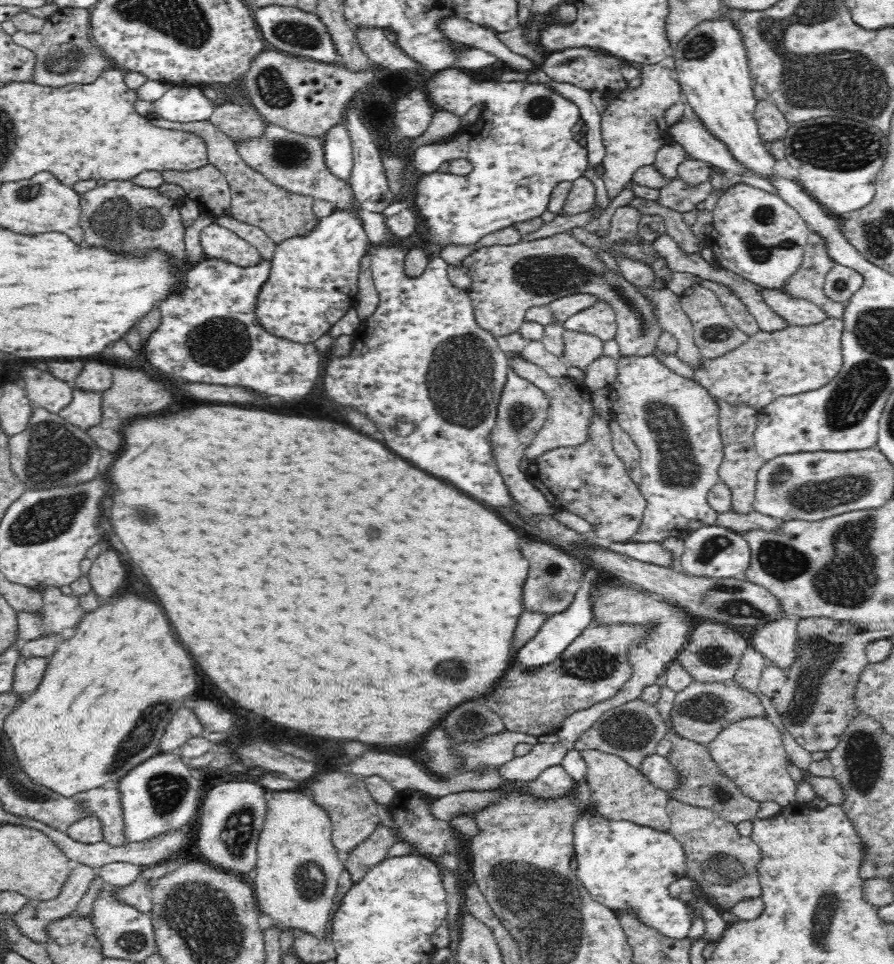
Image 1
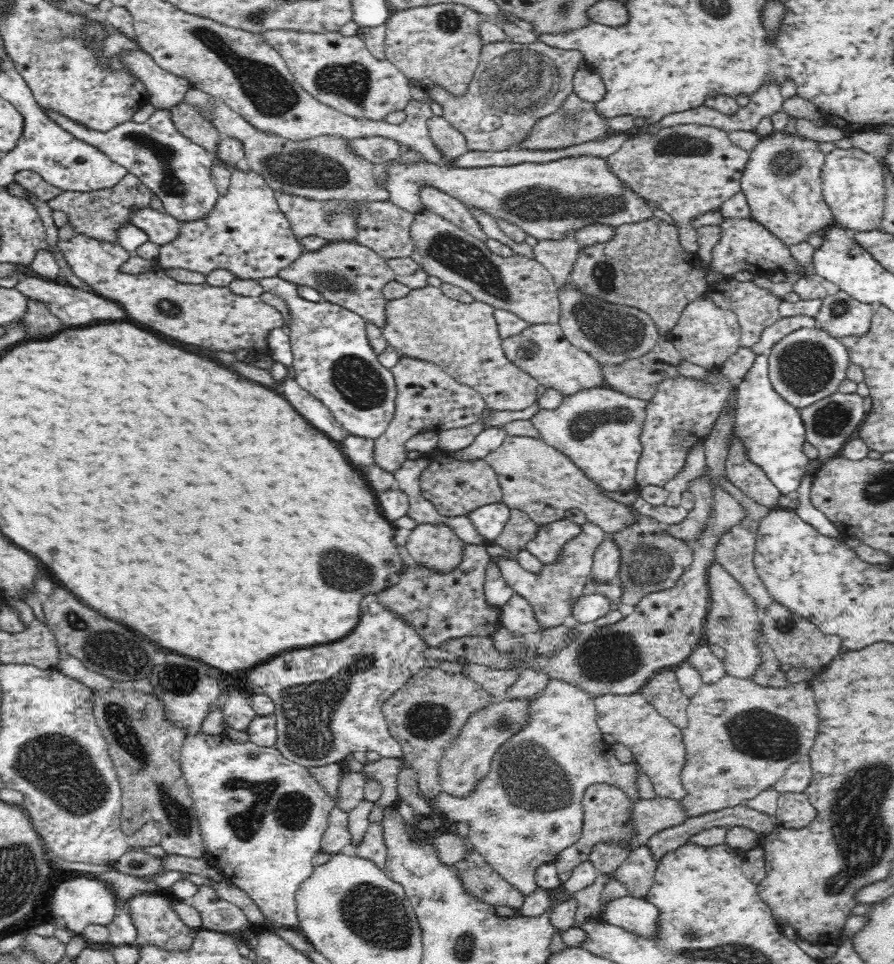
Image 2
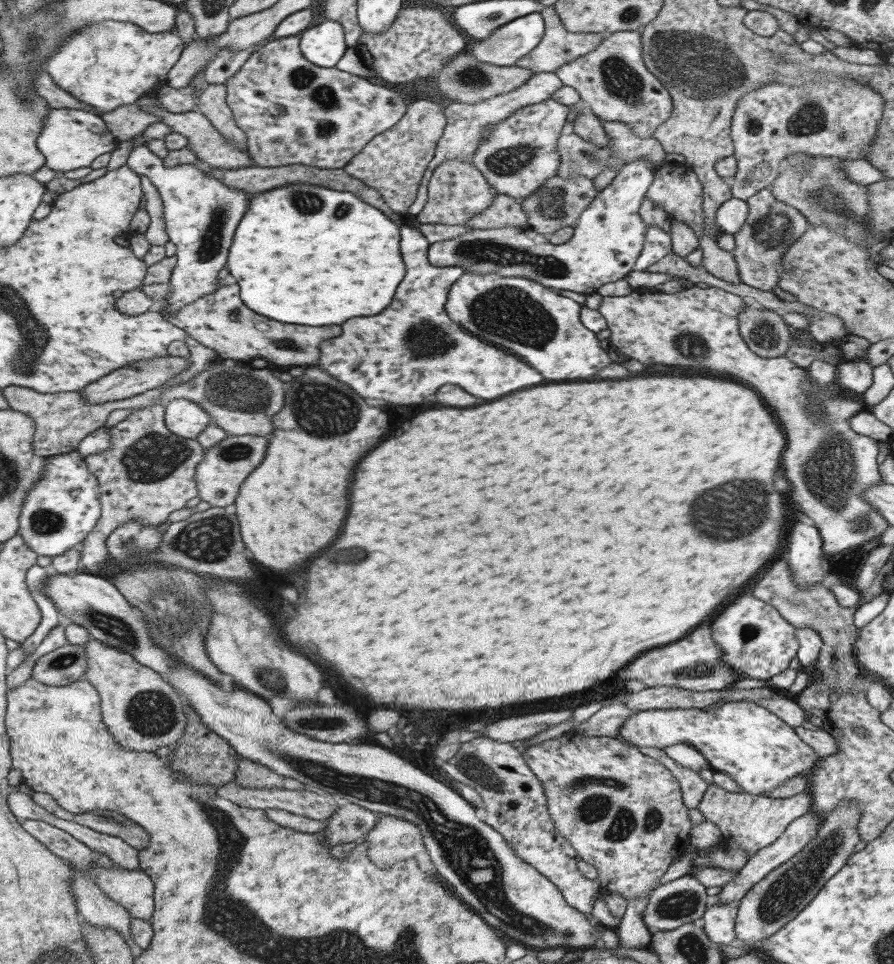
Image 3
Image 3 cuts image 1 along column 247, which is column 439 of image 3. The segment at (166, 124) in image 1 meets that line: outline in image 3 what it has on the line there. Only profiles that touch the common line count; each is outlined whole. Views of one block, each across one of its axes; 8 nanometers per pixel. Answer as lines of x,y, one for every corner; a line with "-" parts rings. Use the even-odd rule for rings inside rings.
447,159
433,169
433,174
428,180
426,195
425,206
415,215
417,222
465,225
469,217
481,213
481,210
491,204
495,190
487,184
487,180
471,162

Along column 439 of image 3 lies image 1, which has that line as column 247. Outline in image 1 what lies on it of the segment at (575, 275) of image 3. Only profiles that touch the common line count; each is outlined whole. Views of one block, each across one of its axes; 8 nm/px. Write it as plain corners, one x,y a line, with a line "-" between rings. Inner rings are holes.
215,222
200,231
199,241
206,259
221,260
240,267
252,267
262,260
258,249
250,242

